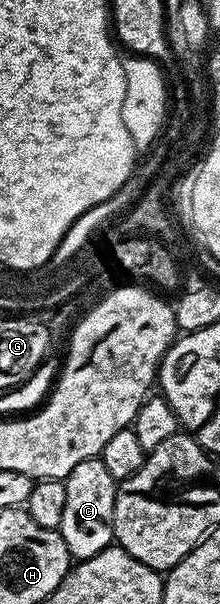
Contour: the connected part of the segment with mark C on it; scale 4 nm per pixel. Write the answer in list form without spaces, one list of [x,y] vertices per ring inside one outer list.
[[[100,458],[80,462],[76,470],[67,474],[65,481],[68,499],[64,502],[64,518],[60,518],[57,531],[61,532],[64,546],[68,546],[75,561],[87,560],[115,543],[114,507],[118,484]]]

